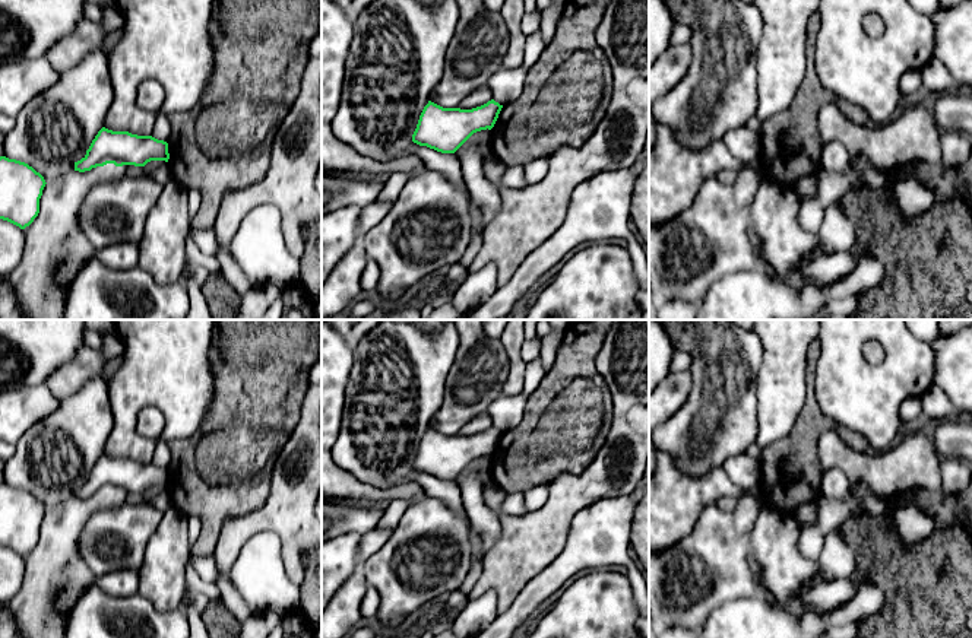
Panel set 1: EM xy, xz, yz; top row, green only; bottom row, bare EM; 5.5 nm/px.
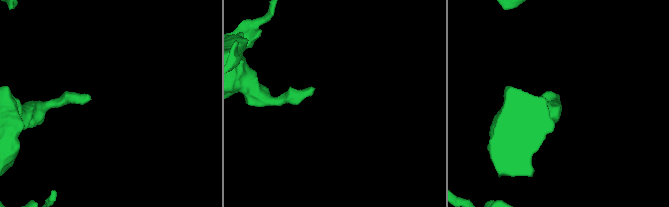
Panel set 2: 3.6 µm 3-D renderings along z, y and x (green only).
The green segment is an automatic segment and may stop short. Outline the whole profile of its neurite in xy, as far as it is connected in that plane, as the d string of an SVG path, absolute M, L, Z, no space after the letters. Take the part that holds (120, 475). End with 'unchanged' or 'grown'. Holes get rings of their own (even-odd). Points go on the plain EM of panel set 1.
M102 454L86 482L75 489L75 498L85 499L107 491L145 493L151 488L168 489L168 486L168 470L164 467Z | unchanged

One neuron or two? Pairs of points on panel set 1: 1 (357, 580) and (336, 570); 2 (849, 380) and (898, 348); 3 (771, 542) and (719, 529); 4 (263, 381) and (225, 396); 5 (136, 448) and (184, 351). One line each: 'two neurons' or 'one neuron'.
1: two neurons
2: one neuron
3: two neurons
4: one neuron
5: one neuron

